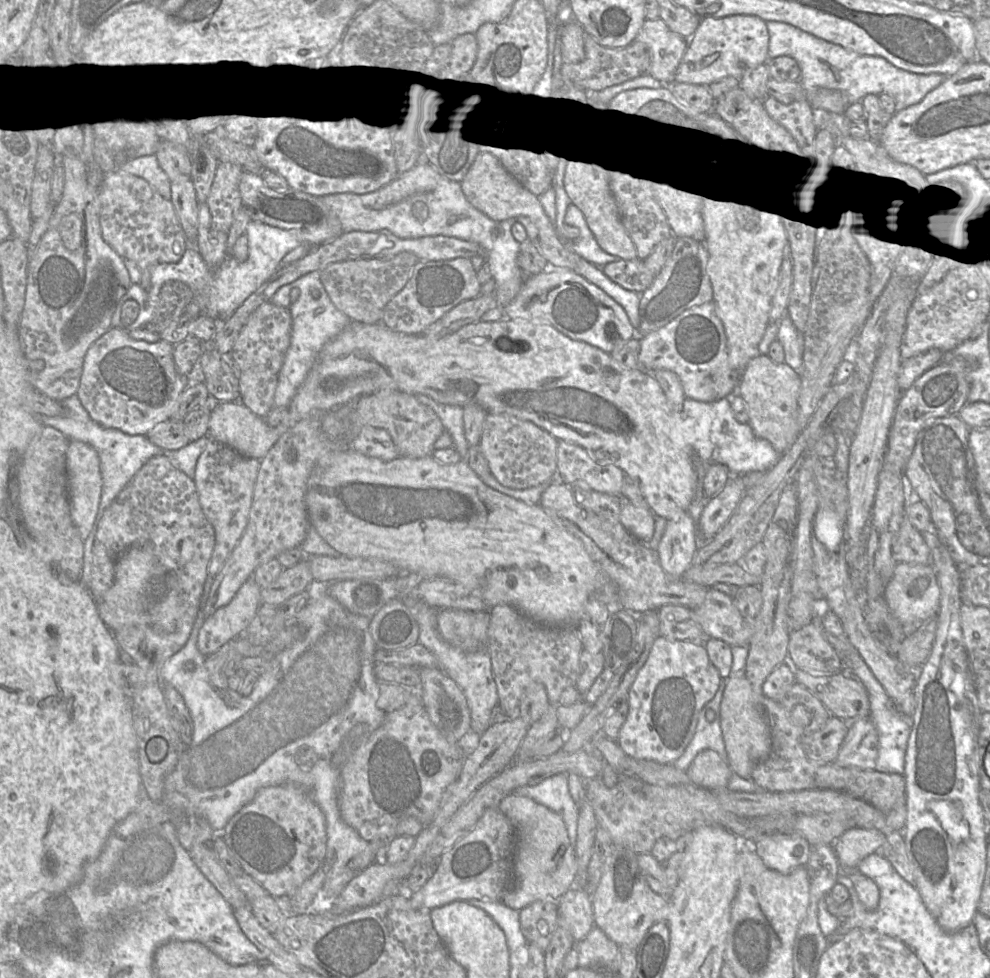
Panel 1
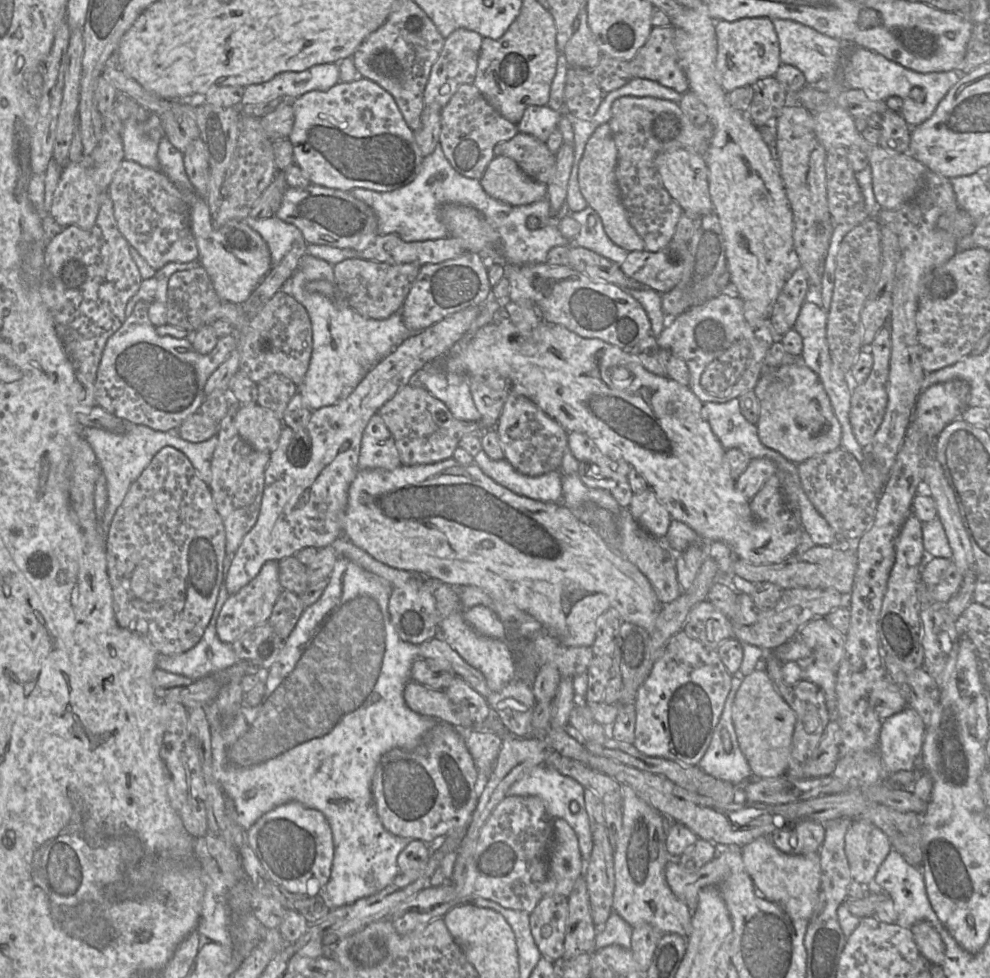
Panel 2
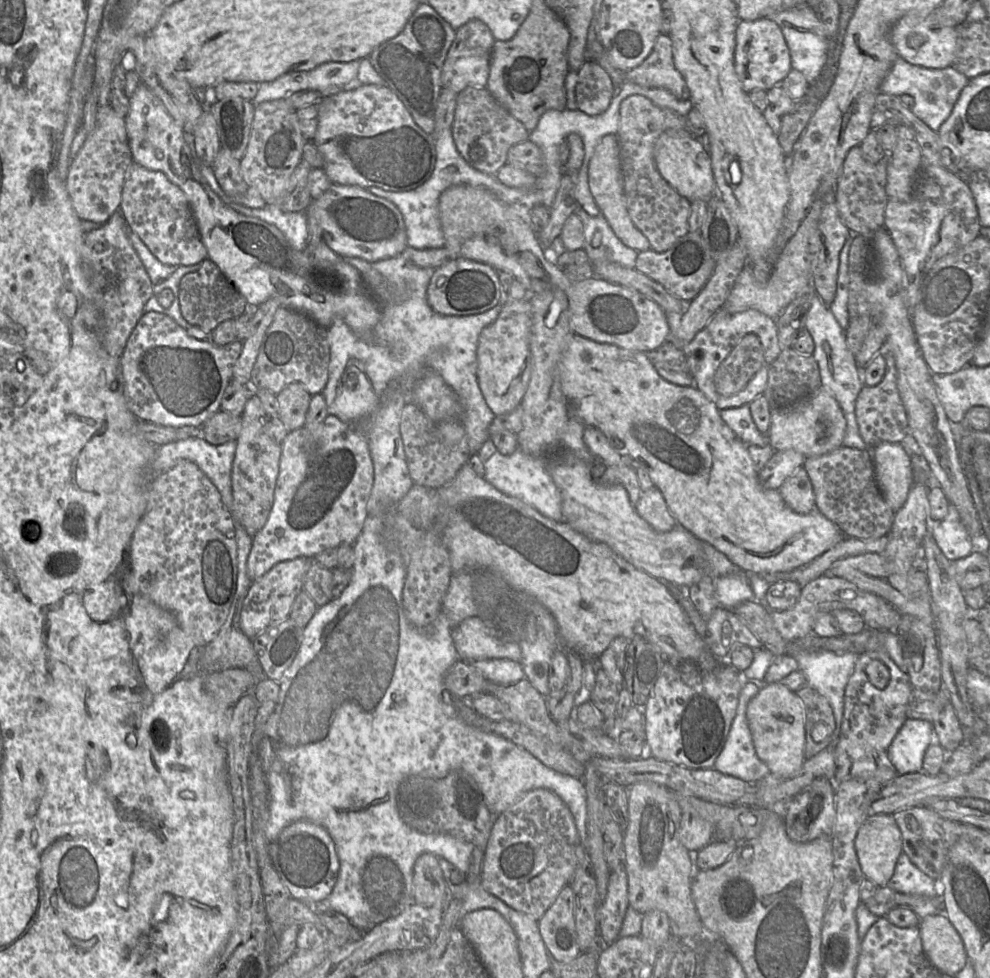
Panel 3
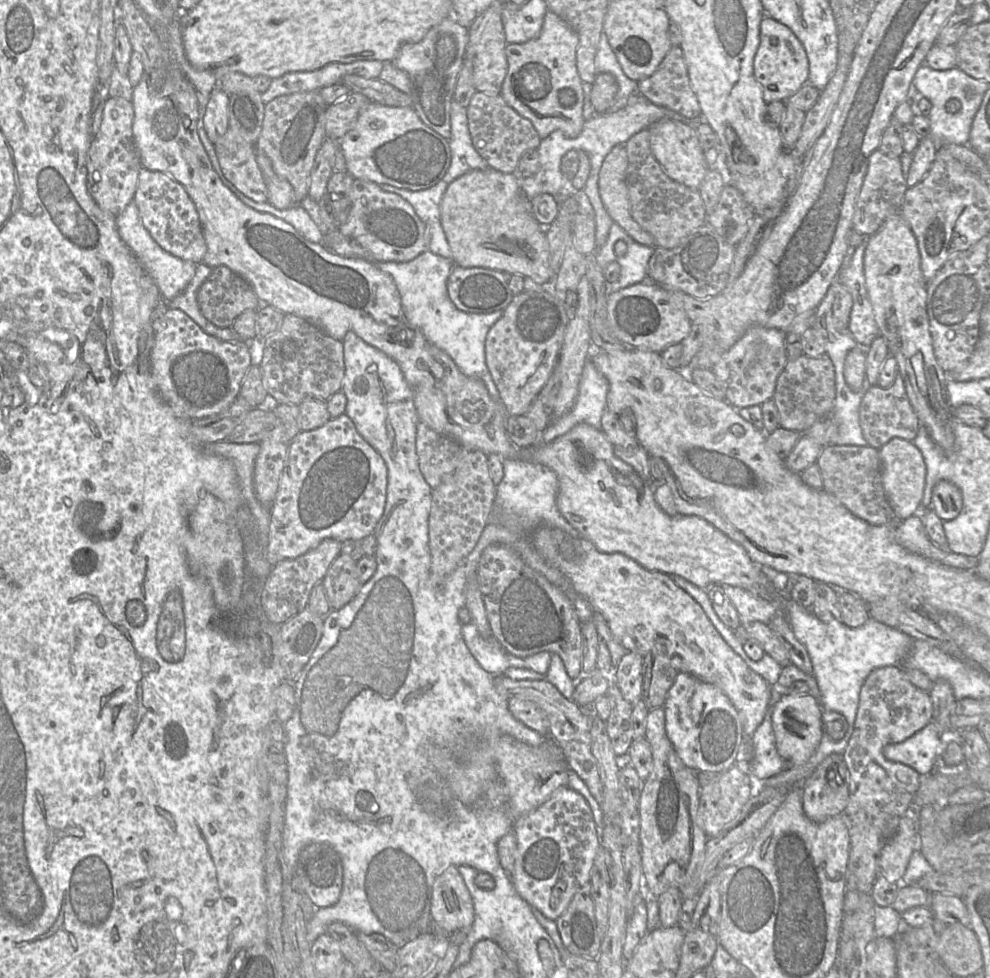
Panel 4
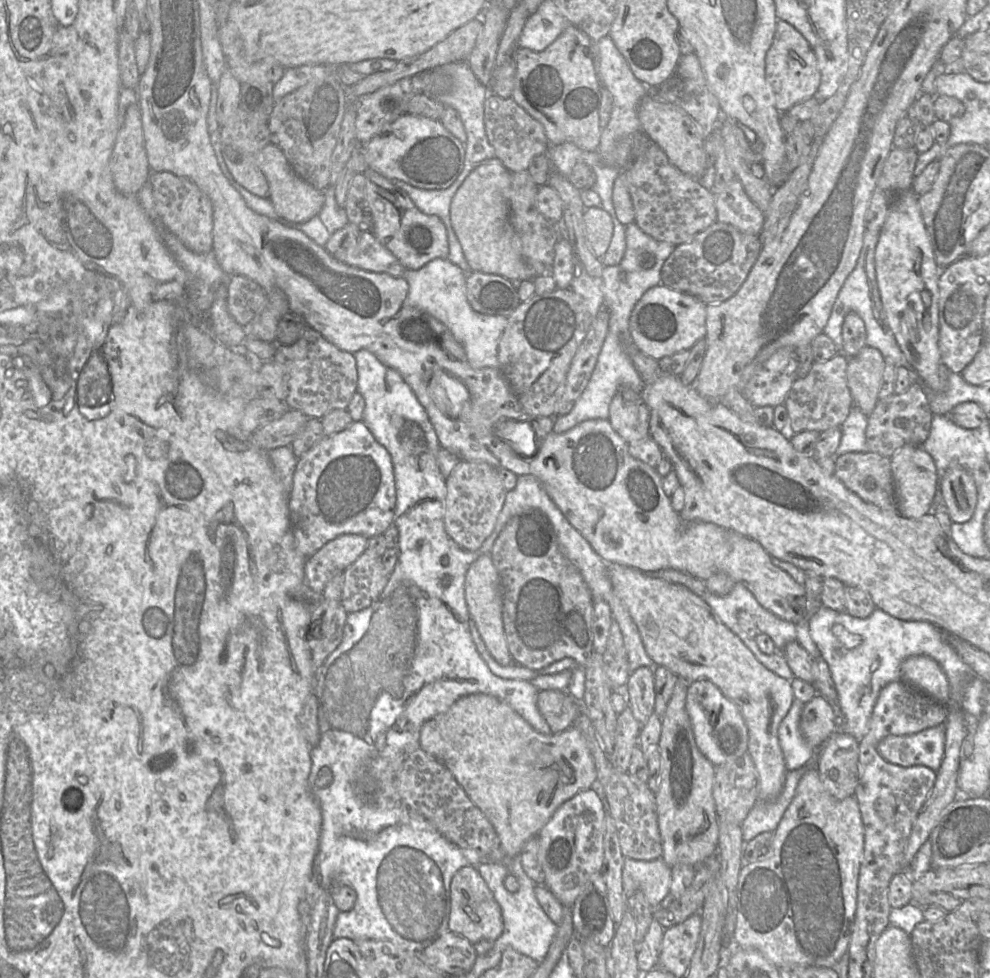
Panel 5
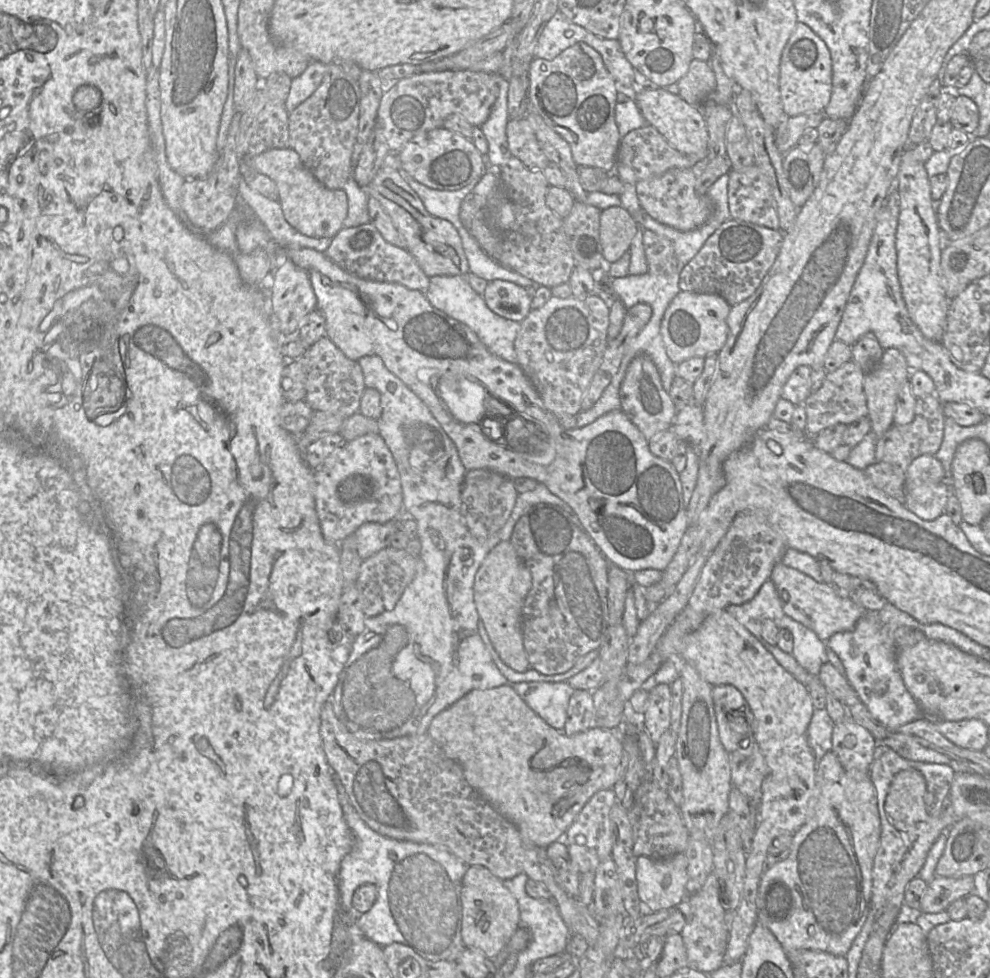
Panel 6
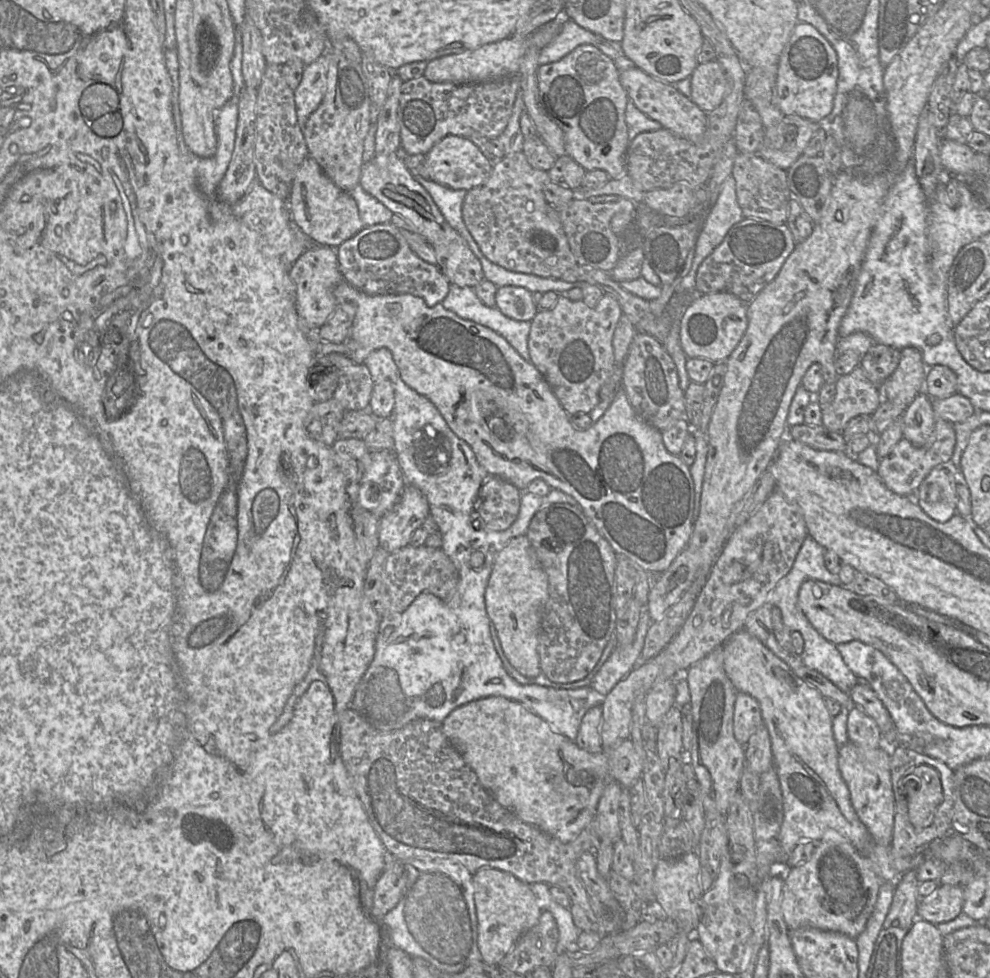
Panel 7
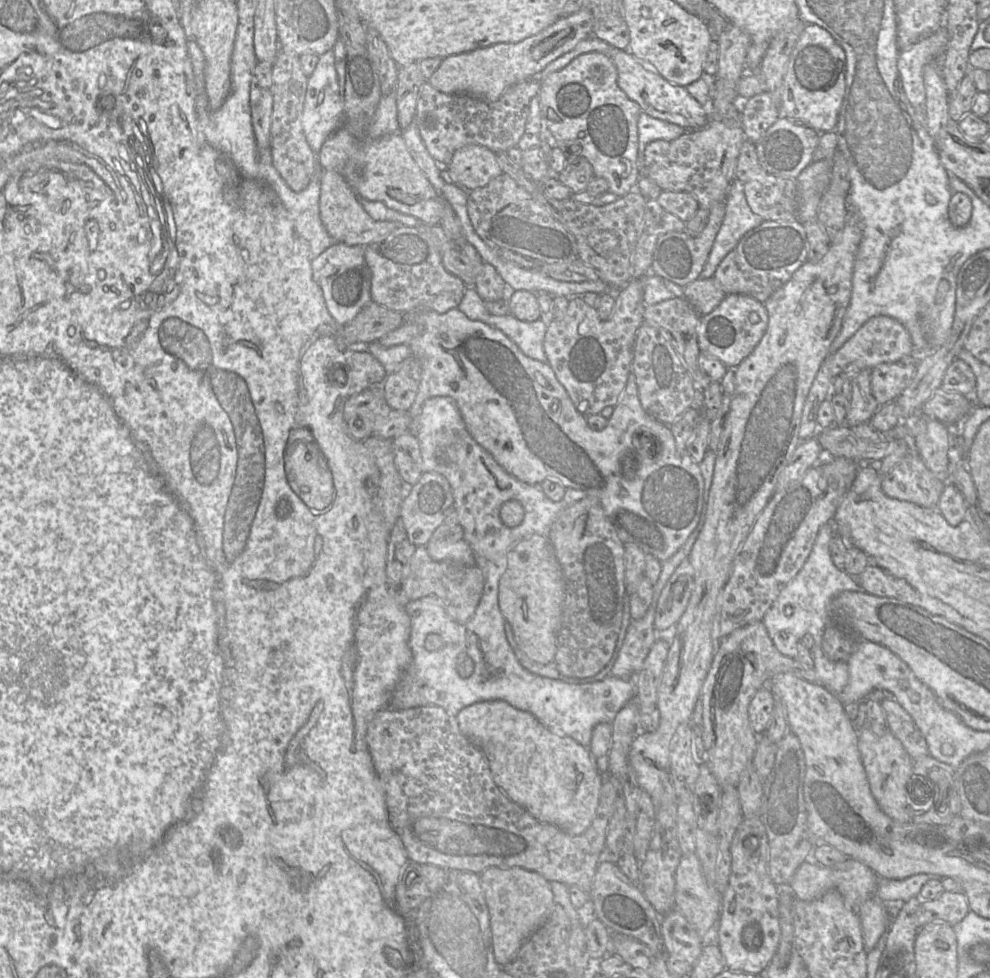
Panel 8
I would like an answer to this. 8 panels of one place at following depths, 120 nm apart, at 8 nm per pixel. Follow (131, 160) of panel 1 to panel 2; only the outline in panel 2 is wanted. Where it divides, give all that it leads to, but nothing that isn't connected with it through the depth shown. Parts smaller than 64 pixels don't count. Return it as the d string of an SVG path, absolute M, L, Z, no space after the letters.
M163 137L158 146L157 158L159 171L179 189L196 192L191 185L184 168L184 154Z

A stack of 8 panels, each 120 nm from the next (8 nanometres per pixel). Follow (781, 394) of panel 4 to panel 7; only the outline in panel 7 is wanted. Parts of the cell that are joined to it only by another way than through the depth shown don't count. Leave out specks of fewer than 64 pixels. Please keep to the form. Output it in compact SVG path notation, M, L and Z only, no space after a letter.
M861 366L839 376L835 385L834 400L821 405L822 425L834 432L842 432L853 418L872 415L880 407L879 387L868 379Z

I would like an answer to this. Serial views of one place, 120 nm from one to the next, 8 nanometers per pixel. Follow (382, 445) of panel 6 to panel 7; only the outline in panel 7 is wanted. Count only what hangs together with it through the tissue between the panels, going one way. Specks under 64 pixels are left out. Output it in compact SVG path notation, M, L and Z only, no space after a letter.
M371 450L369 464L359 483L358 503L363 509L382 518L399 500L405 483L393 452Z

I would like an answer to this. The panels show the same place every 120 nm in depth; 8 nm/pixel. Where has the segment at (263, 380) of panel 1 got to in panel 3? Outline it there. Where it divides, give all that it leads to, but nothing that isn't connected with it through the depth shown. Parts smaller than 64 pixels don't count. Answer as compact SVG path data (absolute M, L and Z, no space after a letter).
M292 383L276 394L279 418L289 431L305 425L312 396L299 383Z

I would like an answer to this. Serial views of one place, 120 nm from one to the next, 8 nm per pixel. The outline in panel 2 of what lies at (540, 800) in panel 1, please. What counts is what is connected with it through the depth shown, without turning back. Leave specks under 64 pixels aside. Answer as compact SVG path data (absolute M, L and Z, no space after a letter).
M537 765L522 775L508 789L506 796L536 796L545 804L547 812L553 818L561 818L575 832L583 862L587 862L592 848L592 836L589 827L588 815L585 810L585 787L575 779L562 775L558 771L544 765Z

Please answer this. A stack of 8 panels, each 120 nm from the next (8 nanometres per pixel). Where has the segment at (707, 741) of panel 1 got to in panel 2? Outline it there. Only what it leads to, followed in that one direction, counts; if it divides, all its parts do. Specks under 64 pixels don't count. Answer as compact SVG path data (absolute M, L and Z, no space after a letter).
M741 673L732 674L731 690L725 701L720 721L715 728L714 734L712 736L707 751L705 752L704 756L697 765L705 774L709 774L713 778L726 782L731 782L733 784L741 784L742 782L748 779L754 782L758 779L753 778L753 774L749 766L749 763L740 749L732 720L732 703L742 683L742 679L743 676Z

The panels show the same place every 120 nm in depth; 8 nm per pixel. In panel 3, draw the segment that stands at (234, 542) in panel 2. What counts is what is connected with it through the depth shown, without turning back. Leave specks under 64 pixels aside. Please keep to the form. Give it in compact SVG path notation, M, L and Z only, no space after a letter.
M256 395L249 398L240 417L241 431L236 439L231 470L233 505L230 512L236 523L253 536L265 525L273 504L282 442L274 436L272 417L266 413Z

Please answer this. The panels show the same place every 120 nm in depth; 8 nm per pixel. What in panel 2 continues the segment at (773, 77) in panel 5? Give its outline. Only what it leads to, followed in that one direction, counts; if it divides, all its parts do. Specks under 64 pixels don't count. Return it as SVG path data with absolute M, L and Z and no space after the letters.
M743 18L733 22L719 20L715 22L715 31L718 44L716 68L726 92L774 77L782 62L778 36L770 18Z

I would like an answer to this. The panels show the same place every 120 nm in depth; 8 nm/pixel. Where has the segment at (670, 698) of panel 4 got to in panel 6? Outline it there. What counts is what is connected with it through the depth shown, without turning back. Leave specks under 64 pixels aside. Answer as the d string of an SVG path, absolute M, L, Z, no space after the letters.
M713 686L712 698L721 744L731 754L741 749L744 739L748 740L747 723L740 714L747 702L732 686Z

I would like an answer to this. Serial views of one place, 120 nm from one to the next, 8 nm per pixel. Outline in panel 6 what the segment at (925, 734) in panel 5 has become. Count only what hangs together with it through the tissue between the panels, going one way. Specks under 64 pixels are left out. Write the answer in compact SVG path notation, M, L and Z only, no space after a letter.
M899 730L891 731L885 739L879 740L878 743L891 748L907 760L952 766L953 761L948 756L923 747L916 742L913 736Z

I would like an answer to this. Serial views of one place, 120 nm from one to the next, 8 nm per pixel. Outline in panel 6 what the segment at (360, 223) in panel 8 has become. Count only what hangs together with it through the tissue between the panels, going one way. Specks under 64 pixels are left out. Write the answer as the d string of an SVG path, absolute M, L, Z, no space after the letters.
M273 149L246 159L255 172L266 175L277 186L283 216L301 234L311 238L334 238L342 229L348 213L348 200L343 190L324 187L303 165L293 149Z

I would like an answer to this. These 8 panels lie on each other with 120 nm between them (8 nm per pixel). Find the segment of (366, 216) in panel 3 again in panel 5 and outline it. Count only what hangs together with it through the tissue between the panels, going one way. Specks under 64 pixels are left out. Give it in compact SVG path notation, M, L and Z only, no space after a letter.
M367 169L364 177L366 203L373 217L370 232L377 241L409 270L418 270L437 258L448 259L447 230L440 218L422 213L404 191L379 173Z

